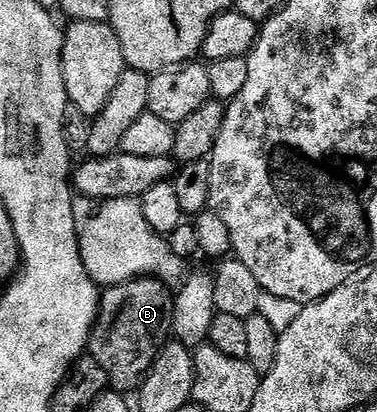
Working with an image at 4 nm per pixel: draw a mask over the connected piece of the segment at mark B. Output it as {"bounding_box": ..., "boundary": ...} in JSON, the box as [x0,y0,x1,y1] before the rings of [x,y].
{"bounding_box":[87,276,174,393],"boundary":[[[138,276],[136,280],[108,285],[100,293],[97,320],[89,335],[87,352],[99,362],[103,374],[107,374],[110,389],[132,393],[149,373],[161,349],[170,343],[174,293],[169,288],[166,281]]]}

